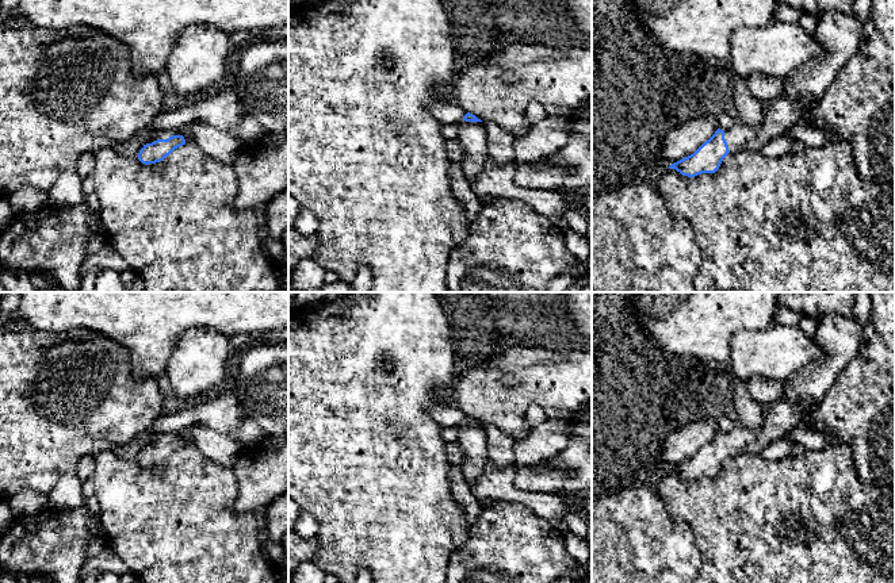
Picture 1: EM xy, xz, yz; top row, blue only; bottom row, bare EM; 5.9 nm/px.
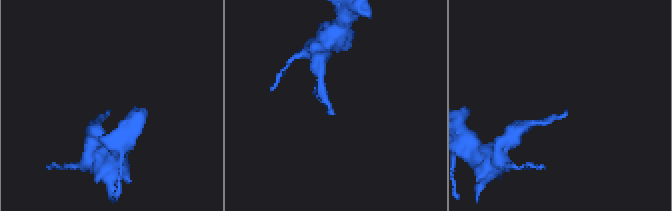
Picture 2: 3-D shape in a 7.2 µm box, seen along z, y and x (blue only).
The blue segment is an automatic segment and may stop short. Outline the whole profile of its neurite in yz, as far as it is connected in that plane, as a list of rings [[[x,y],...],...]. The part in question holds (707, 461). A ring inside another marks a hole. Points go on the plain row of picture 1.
[[[852,314],[823,315],[814,337],[823,356],[784,383],[784,395],[764,409],[762,425],[747,429],[735,423],[724,434],[718,432],[693,457],[669,471],[688,480],[715,476],[728,456],[761,454],[766,445],[800,426],[806,409],[822,402],[838,375],[858,356],[863,327]]]

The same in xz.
[[[467,415],[458,429],[458,444],[463,452],[462,472],[468,486],[477,482],[489,463],[485,426]]]

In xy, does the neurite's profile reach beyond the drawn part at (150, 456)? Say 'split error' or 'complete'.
split error

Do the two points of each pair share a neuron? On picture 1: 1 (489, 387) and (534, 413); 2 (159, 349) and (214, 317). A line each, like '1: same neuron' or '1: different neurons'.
1: different neurons
2: same neuron

